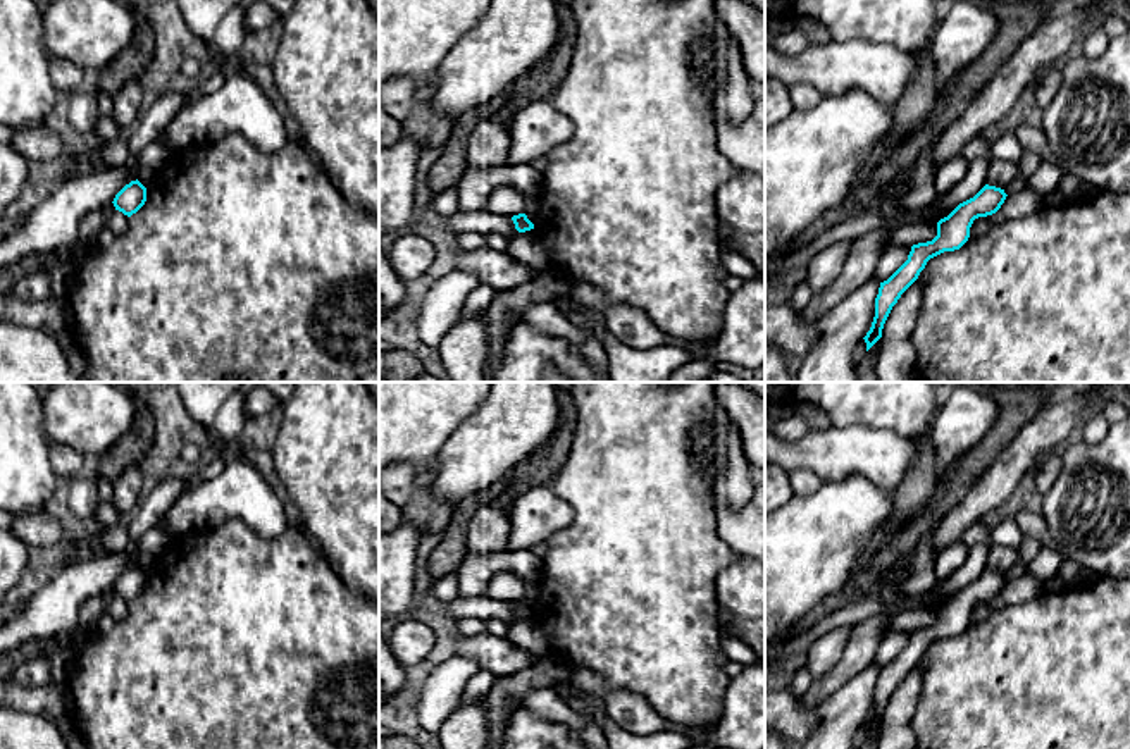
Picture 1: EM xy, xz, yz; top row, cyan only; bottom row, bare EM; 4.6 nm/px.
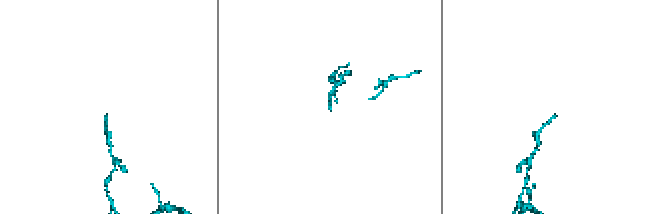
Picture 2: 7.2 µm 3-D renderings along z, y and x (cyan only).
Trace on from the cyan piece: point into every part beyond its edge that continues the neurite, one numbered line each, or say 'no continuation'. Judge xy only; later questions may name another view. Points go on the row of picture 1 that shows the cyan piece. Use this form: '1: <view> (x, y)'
no continuation

